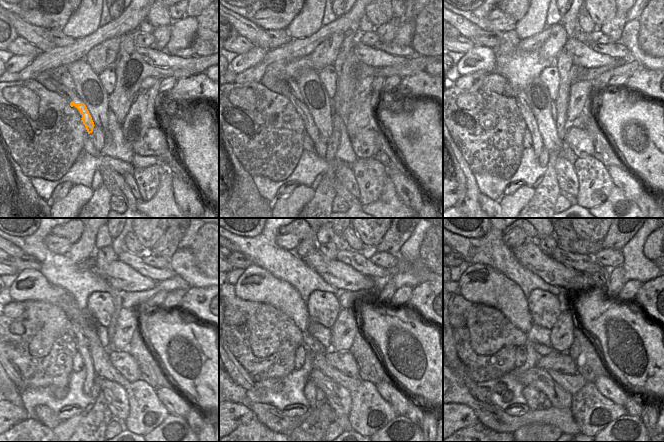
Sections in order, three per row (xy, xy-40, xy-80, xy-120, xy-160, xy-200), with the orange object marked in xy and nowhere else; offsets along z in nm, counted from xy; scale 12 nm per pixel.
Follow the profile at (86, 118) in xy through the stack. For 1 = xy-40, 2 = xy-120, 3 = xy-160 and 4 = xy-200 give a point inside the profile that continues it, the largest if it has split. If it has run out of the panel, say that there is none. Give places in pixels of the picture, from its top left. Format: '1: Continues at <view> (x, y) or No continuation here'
1: Continues at xy-40 (311, 130)
2: Continues at xy-120 (88, 364)
3: Continues at xy-160 (310, 389)
4: Continues at xy-200 (531, 395)

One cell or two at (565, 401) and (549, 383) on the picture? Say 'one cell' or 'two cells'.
one cell

